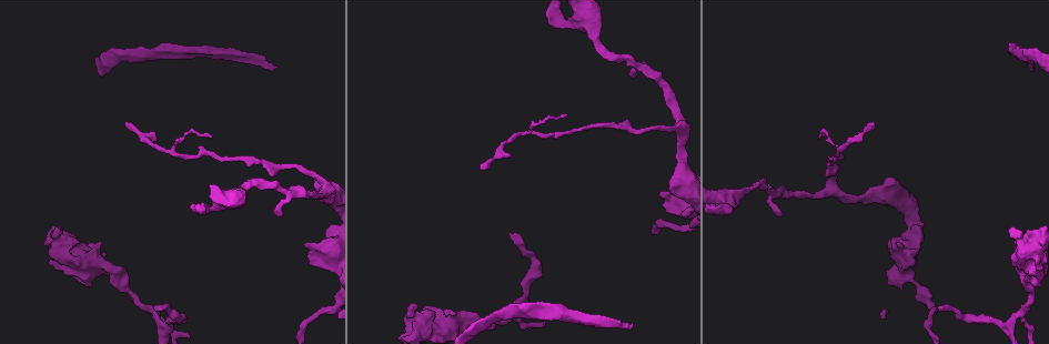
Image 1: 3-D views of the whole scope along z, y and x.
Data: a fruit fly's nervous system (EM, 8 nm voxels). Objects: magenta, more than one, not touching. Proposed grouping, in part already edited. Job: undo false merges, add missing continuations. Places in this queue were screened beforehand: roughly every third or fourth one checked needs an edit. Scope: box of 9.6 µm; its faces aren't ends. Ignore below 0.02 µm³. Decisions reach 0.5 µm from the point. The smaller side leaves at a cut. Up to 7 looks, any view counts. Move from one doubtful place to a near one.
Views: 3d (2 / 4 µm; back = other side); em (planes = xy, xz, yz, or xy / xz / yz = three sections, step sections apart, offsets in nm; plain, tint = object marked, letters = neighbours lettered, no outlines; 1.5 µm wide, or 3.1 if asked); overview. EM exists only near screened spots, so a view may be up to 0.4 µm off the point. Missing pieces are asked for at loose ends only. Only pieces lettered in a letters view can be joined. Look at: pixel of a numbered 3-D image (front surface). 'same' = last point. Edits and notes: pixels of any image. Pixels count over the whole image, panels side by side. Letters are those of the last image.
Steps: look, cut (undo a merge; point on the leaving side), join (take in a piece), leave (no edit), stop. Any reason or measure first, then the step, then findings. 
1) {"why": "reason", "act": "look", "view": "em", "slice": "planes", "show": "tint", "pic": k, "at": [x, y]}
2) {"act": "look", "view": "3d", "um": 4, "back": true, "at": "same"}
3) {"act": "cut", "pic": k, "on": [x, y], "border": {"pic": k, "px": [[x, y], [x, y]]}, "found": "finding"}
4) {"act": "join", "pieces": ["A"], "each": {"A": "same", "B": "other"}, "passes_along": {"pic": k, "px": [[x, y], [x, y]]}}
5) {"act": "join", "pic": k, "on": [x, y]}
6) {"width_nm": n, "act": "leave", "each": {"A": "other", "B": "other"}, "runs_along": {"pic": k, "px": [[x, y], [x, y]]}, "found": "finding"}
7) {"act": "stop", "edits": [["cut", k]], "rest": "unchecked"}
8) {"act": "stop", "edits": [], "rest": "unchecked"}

{"why": "branch stops here", "act": "look", "view": "3d", "um": 4, "pic": 1, "at": [1031, 68]}

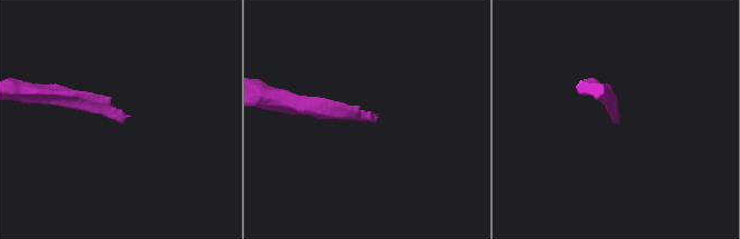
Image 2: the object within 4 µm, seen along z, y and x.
{"act": "look", "view": "em", "slice": "planes", "show": "letters", "pic": 2, "at": [614, 114]}

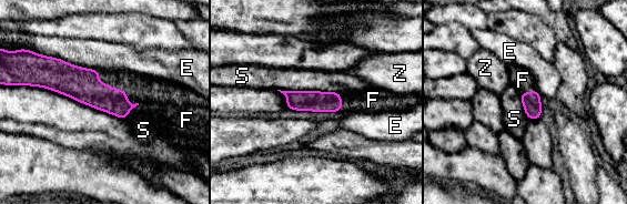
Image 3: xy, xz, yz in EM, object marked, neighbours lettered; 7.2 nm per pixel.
{"act": "join", "pieces": ["F"], "each": {"E": "other", "F": "same", "S": "other", "Z": "other"}, "found": "the neuron continues"}

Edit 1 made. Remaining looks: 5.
{"why": "see it whole again", "act": "look", "view": "overview"}

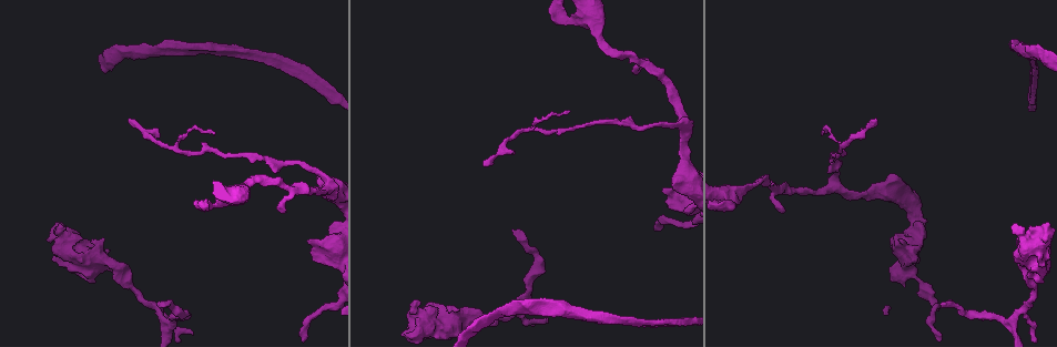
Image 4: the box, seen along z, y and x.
{"why": "branch stops here", "act": "look", "view": "3d", "um": 2, "pic": 4, "at": [64, 227]}

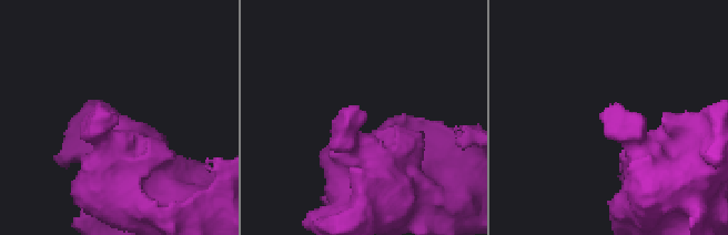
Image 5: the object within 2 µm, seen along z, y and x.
{"why": "now the EM", "act": "look", "view": "em", "slice": "xy", "step": 4, "show": "tint", "pic": 5, "at": [106, 113]}

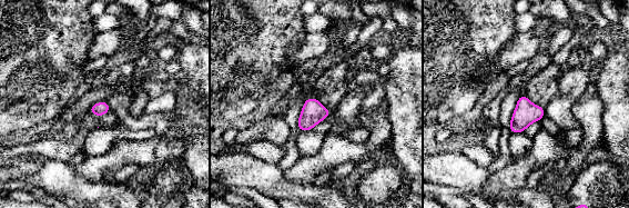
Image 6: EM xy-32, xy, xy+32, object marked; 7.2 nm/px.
{"why": "see the neighbours", "act": "look", "view": "em", "slice": "xy", "step": 4, "show": "letters", "at": "same"}

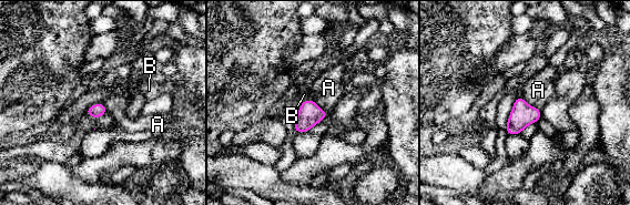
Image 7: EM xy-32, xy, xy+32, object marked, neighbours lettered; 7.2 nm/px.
{"longest_contact_nm": ["A", 190], "act": "leave", "each": {"A": "other", "B": "other"}, "found": "none of them fits"}

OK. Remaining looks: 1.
{"act": "stop", "edits": [["join", 3]], "rest": "unchecked"}

